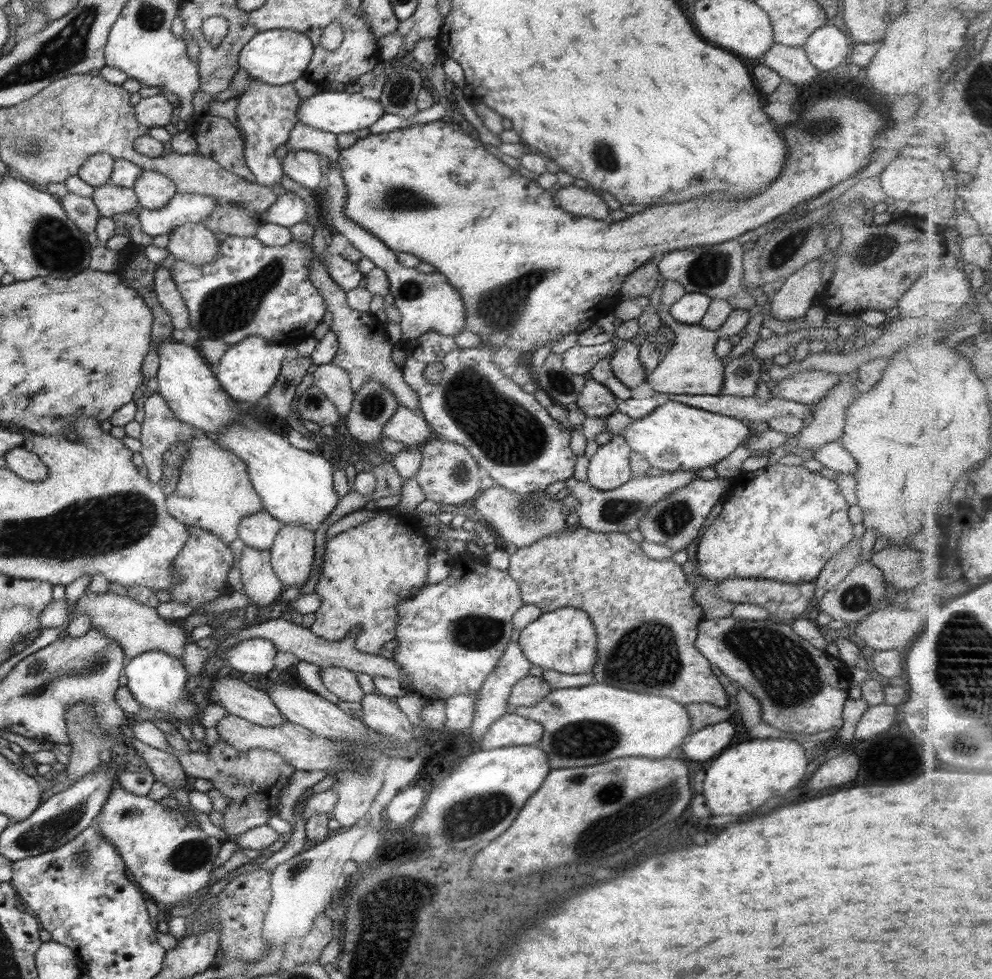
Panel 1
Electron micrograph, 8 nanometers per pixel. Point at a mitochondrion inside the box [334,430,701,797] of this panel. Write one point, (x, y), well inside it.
(647, 654)

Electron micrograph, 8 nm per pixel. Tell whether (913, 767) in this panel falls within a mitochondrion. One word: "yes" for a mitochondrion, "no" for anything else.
yes

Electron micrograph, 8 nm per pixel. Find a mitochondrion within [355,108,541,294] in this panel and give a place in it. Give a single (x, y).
(397, 198)

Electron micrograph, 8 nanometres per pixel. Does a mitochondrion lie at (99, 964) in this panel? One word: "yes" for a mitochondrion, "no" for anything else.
no

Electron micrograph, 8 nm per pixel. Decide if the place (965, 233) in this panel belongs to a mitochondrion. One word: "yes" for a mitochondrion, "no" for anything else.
no

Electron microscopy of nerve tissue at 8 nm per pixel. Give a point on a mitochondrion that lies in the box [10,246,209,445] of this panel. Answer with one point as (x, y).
(32, 359)

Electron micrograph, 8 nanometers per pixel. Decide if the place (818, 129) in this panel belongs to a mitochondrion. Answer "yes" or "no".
yes

